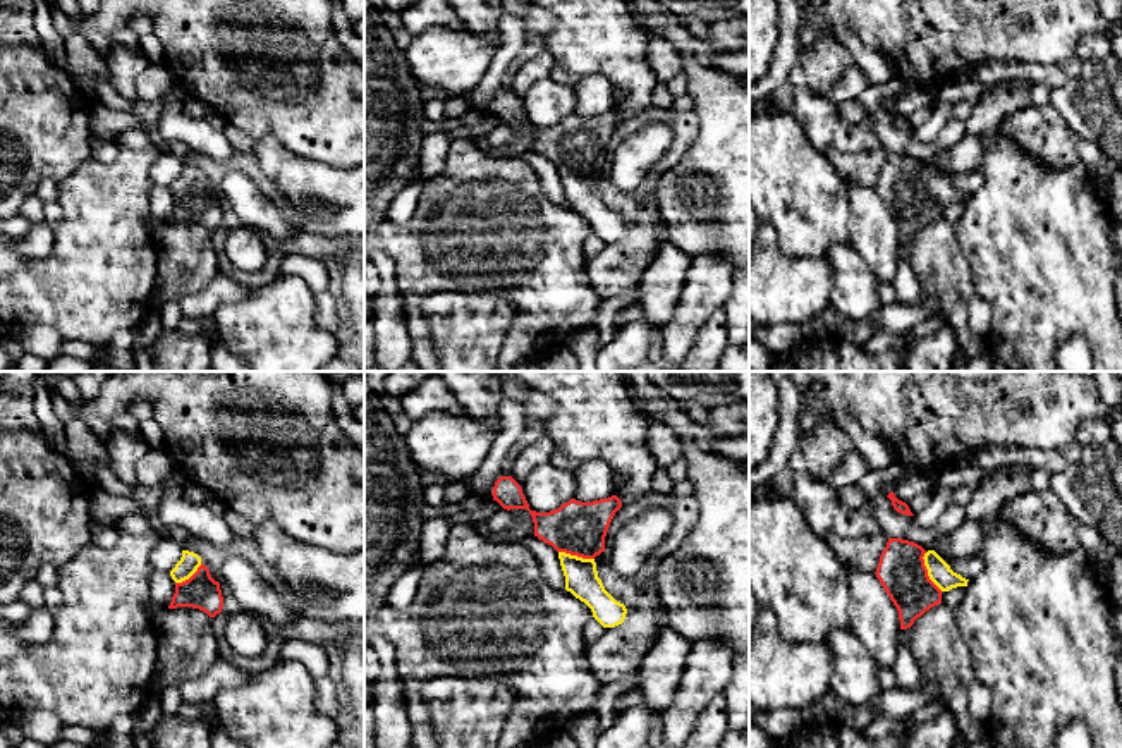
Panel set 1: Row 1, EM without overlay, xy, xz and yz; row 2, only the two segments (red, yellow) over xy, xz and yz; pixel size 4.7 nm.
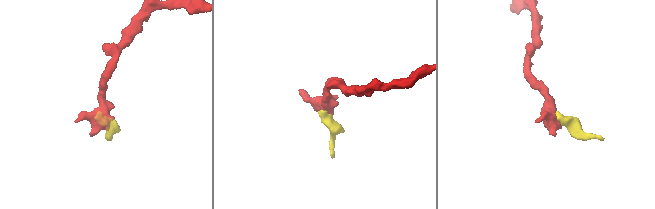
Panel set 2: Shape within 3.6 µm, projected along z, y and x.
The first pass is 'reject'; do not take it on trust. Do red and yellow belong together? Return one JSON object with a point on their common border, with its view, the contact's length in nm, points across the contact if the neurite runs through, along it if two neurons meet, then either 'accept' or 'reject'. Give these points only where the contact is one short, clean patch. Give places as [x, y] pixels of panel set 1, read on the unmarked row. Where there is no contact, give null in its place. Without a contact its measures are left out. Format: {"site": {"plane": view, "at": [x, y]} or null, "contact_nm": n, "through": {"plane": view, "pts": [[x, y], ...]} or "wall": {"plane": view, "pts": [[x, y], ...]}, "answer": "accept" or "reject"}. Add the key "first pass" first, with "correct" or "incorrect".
{"first pass": "incorrect", "site": {"plane": "yz", "at": [926, 186]}, "contact_nm": 200, "through": {"plane": "yz", "pts": [[901, 184], [926, 186], [939, 186]]}, "answer": "accept"}

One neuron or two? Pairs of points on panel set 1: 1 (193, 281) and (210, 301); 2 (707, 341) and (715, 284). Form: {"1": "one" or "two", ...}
{"1": "two", "2": "two"}

